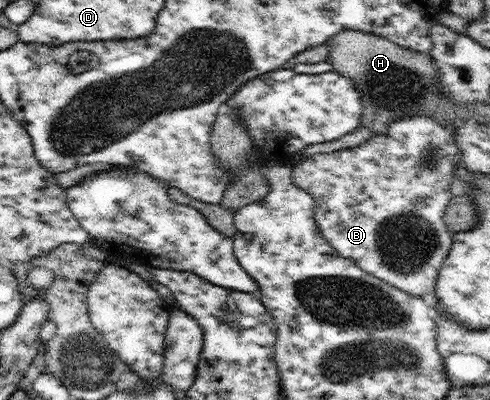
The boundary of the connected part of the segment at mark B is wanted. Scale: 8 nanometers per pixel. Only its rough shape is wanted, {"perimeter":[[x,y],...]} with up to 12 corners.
{"perimeter":[[396,120],[294,164],[340,256],[429,300],[456,122]]}

